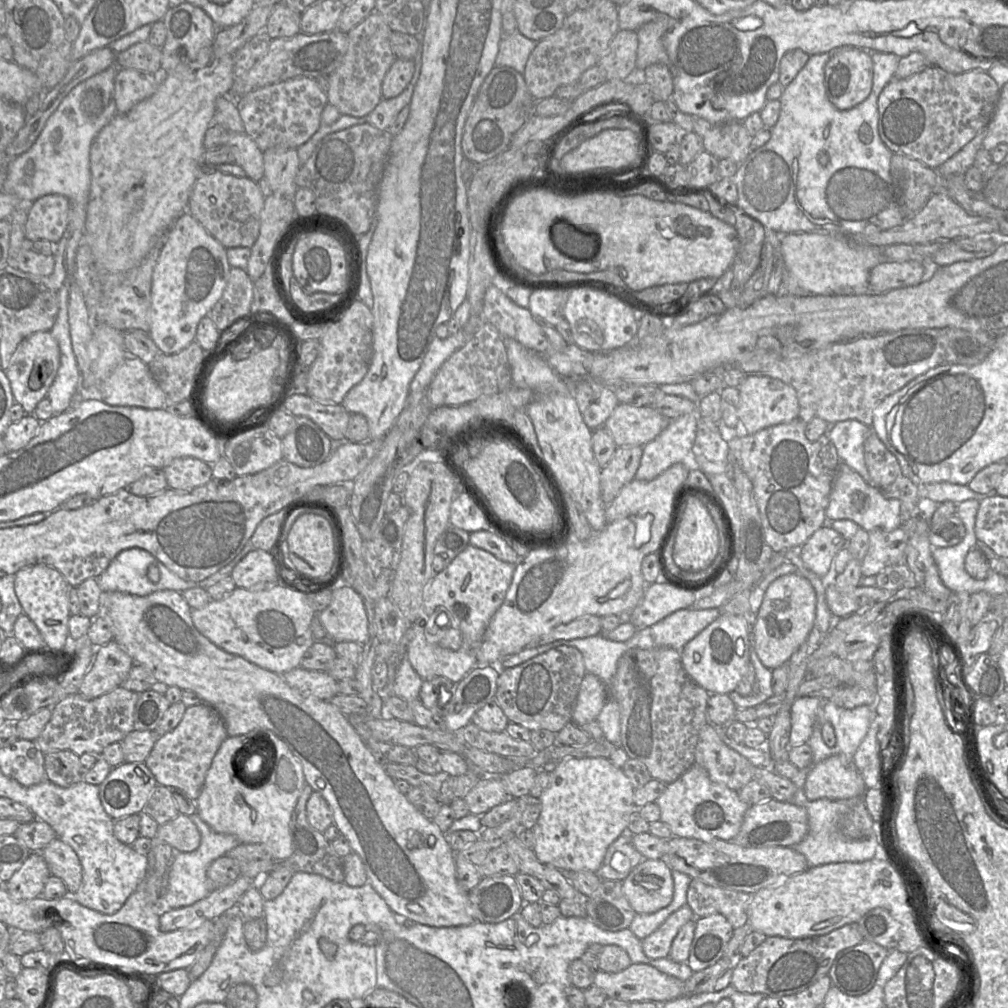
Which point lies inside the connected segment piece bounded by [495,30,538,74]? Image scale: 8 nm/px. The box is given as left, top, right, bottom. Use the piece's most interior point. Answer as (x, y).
(514, 49)

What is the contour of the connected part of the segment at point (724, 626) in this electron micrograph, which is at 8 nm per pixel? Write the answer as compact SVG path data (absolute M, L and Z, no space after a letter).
M721 613L680 651L687 674L710 694L734 691L750 663L750 628L742 616Z

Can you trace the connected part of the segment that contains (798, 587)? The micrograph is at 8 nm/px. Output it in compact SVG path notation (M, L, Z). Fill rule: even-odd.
M799 572L780 576L768 586L751 629L752 646L765 667L774 670L787 664L792 654L807 641L814 627L816 601L814 587Z

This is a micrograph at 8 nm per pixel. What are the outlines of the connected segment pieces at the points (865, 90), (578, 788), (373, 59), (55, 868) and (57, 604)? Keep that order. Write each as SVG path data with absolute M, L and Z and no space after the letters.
M842 47L829 53L831 57L825 66L827 96L837 109L851 109L872 90L871 53L857 47Z
M607 758L561 760L550 772L548 787L538 798L541 813L532 828L536 843L533 851L541 863L561 871L596 872L608 847L627 827L634 805L634 788L621 768Z
M373 12L347 33L348 49L341 65L328 75L328 103L342 115L364 117L372 112L382 98L382 82L396 60L390 44L393 31L383 17Z
M58 837L41 850L51 875L61 878L68 895L76 893L82 883L82 866L76 852Z
M34 564L22 568L15 574L15 593L26 614L39 629L45 647L60 649L66 647L69 634L69 583L55 568L46 564Z

